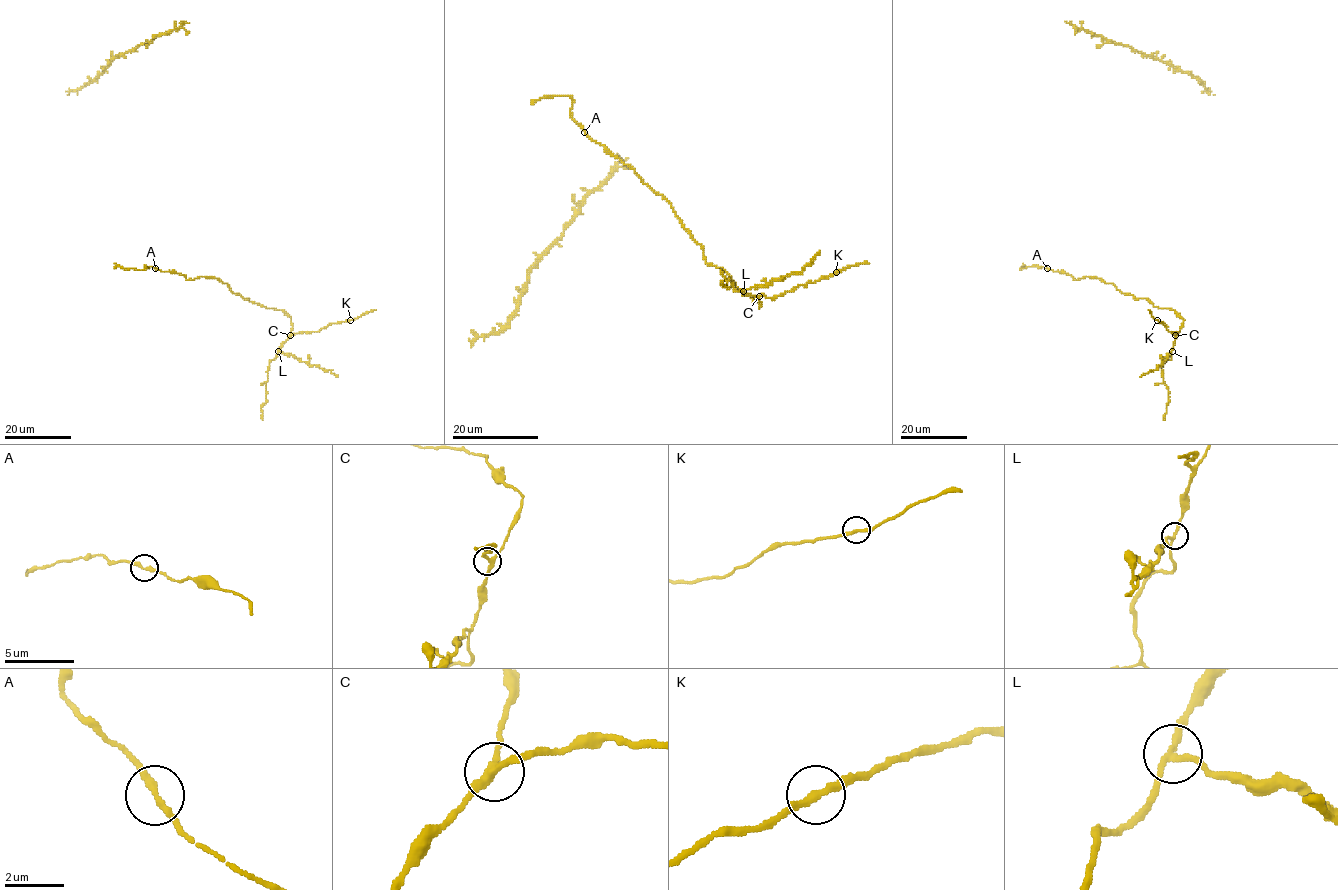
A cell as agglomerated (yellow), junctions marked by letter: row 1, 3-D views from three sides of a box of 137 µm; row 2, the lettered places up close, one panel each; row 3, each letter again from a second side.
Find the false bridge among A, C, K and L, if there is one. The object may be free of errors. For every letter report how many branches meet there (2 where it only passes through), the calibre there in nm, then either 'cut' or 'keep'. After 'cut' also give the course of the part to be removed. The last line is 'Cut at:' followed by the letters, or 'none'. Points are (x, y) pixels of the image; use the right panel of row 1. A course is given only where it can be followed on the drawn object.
A: branches 2; calibre 240 nm; keep
C: branches 3; calibre 280 nm; keep
K: branches 2; calibre 240 nm; keep
L: branches 3; calibre 200 nm; cut; course (1172, 351), (1155, 370), (1140, 377)
Cut at: L

